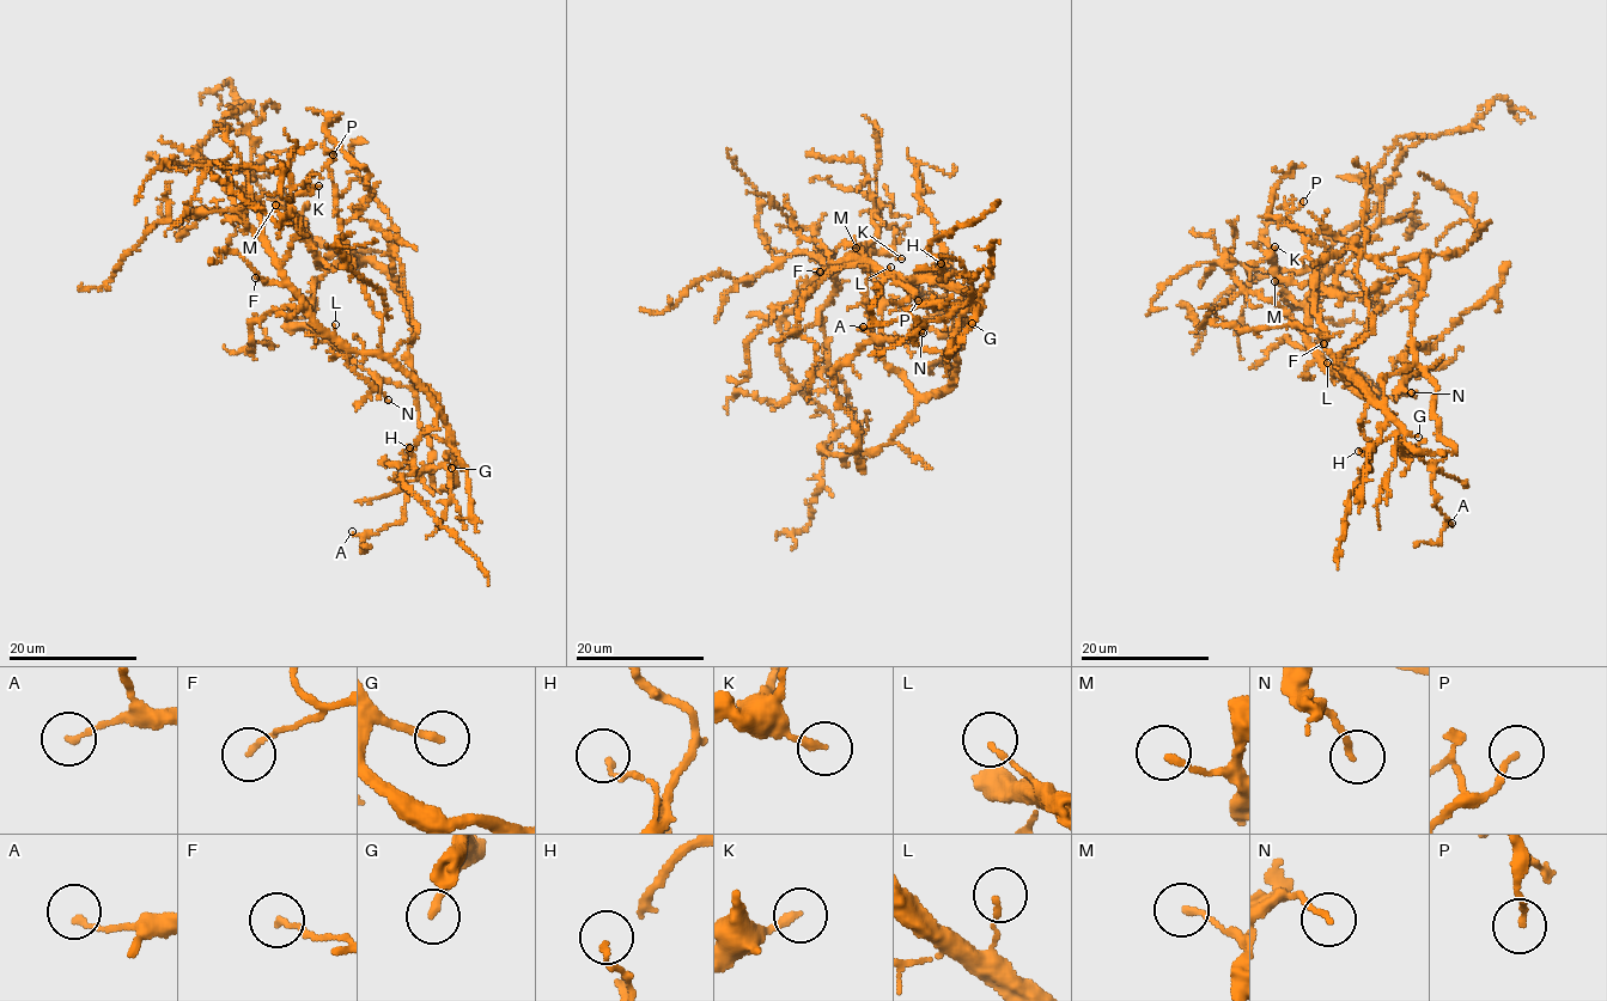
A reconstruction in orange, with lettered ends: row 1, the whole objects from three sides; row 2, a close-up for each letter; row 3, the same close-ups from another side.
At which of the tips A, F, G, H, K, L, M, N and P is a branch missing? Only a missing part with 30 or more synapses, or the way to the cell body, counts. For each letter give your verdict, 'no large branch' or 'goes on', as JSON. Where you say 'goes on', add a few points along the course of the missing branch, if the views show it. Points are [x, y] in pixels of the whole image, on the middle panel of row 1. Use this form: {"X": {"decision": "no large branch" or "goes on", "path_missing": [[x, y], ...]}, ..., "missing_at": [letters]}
{"A": {"decision": "no large branch"}, "F": {"decision": "no large branch"}, "G": {"decision": "goes on"}, "H": {"decision": "no large branch"}, "K": {"decision": "no large branch"}, "L": {"decision": "no large branch"}, "M": {"decision": "no large branch"}, "N": {"decision": "no large branch"}, "P": {"decision": "no large branch"}, "missing_at": ["G"]}

